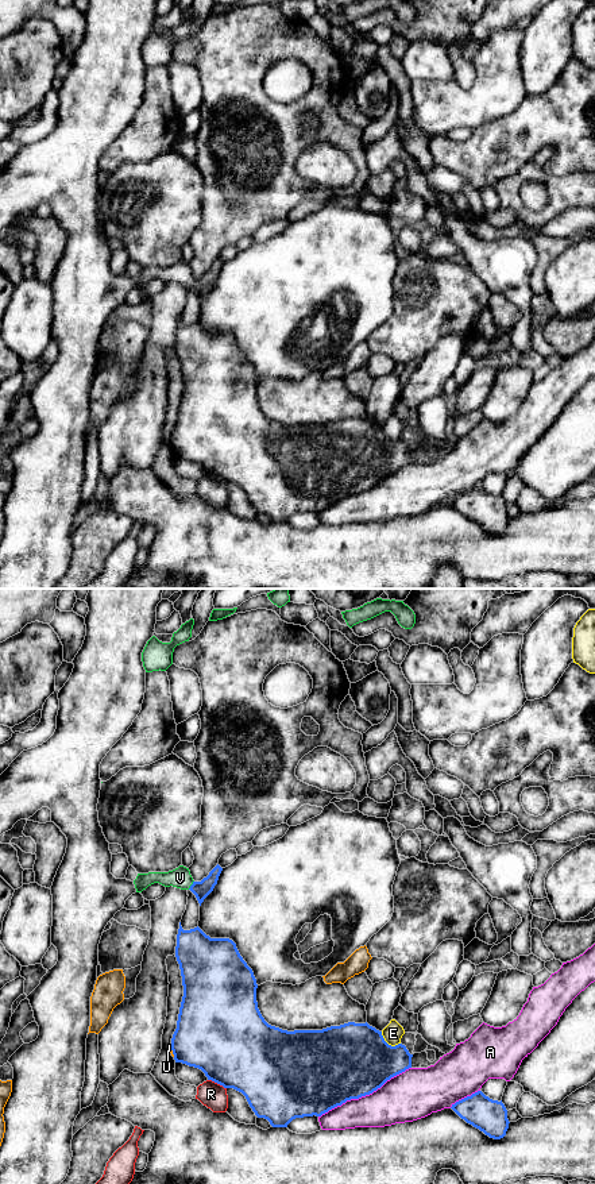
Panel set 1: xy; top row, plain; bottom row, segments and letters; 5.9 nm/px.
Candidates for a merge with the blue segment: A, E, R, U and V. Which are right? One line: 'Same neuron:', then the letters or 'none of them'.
Same neuron: V

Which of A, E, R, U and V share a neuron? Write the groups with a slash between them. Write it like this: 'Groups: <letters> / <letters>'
Groups: A / E / R / U / V

